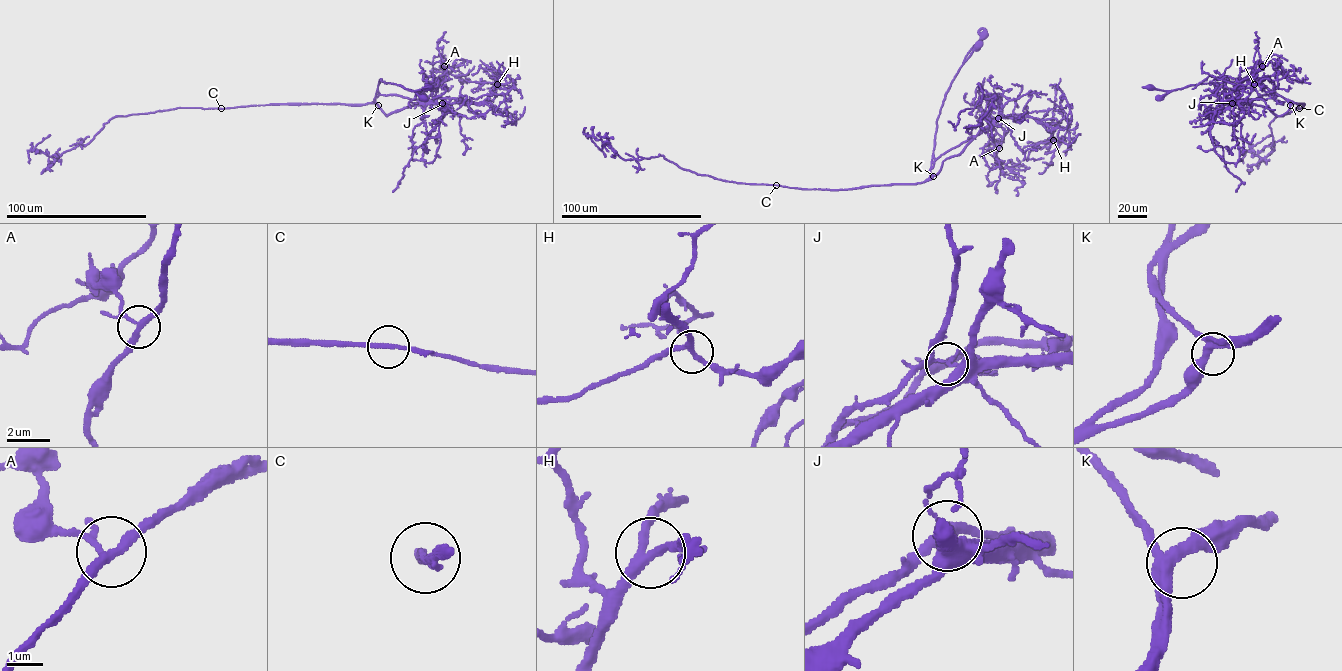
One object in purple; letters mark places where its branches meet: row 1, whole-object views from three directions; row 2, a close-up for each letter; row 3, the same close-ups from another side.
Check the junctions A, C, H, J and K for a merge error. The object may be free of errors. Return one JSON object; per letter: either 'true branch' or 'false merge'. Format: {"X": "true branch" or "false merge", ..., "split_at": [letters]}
{"A": "true branch", "C": "true branch", "H": "true branch", "J": "false merge", "K": "true branch", "split_at": ["J"]}

